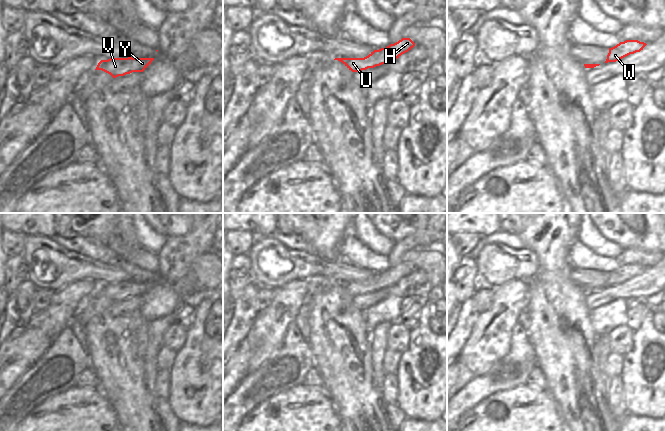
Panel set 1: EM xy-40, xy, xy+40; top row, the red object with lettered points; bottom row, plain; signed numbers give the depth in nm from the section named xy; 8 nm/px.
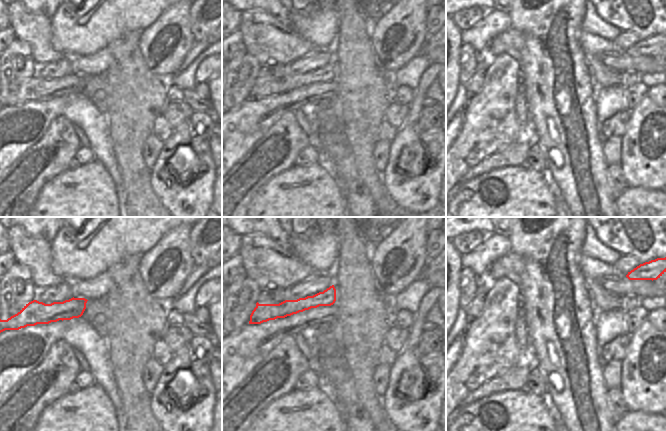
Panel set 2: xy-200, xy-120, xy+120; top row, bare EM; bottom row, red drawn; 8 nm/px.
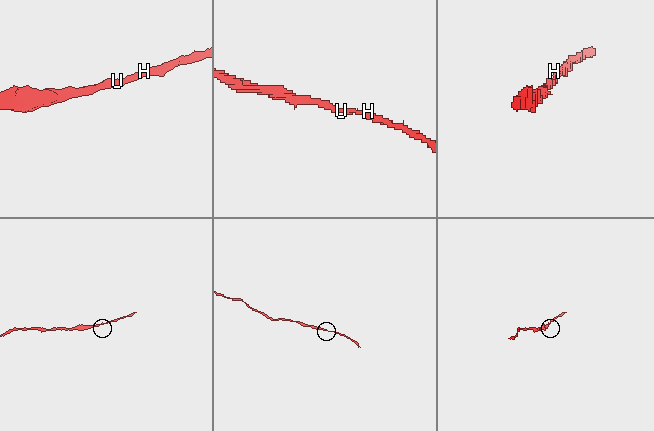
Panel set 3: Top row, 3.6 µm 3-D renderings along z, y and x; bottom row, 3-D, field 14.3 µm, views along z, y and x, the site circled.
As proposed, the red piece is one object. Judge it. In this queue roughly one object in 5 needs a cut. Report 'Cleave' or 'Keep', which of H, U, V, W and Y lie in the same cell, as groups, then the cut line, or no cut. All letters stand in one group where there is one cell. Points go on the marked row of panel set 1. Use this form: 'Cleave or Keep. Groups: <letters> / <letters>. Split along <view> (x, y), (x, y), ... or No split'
Keep. Groups: H U V W Y. No split.

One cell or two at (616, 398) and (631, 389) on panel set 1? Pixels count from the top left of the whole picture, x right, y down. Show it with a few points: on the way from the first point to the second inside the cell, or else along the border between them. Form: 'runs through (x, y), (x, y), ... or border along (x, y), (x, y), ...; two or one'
border along (620, 376), (623, 405); two

